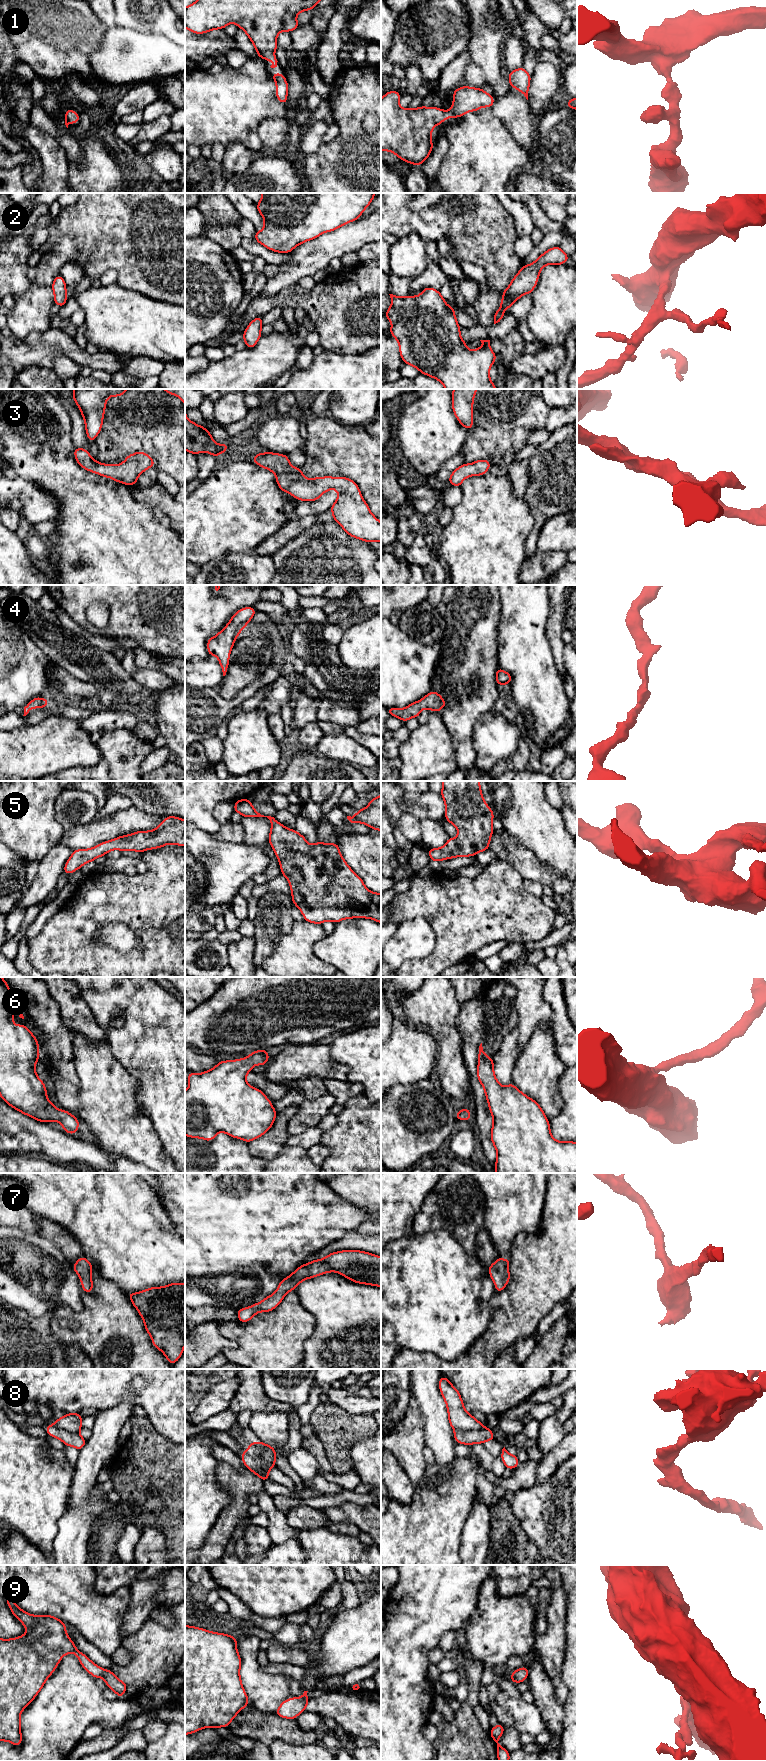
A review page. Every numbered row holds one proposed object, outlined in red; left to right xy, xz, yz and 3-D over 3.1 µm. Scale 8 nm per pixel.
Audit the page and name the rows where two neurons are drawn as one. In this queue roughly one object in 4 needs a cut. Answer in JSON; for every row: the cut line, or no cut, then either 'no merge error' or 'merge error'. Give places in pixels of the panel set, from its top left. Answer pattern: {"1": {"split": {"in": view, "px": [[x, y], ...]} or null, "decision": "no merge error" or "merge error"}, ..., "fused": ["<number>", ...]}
{"1": {"split": null, "decision": "no merge error"}, "2": {"split": null, "decision": "no merge error"}, "3": {"split": null, "decision": "no merge error"}, "4": {"split": null, "decision": "no merge error"}, "5": {"split": null, "decision": "no merge error"}, "6": {"split": null, "decision": "no merge error"}, "7": {"split": null, "decision": "no merge error"}, "8": {"split": {"in": "xz", "px": [[262, 1443], [260, 1458], [265, 1463], [274, 1464]]}, "decision": "merge error"}, "9": {"split": null, "decision": "no merge error"}, "fused": ["8"]}

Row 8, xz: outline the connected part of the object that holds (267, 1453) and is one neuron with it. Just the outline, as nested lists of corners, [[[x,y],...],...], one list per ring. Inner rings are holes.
[[[263,1443],[260,1448],[260,1457],[265,1464],[275,1464],[276,1451],[272,1446]]]

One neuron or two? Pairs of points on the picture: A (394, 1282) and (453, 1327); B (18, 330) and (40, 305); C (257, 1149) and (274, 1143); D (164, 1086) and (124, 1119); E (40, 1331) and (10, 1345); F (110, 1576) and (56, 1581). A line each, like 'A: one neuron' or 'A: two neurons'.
A: one neuron
B: one neuron
C: one neuron
D: two neurons
E: one neuron
F: two neurons

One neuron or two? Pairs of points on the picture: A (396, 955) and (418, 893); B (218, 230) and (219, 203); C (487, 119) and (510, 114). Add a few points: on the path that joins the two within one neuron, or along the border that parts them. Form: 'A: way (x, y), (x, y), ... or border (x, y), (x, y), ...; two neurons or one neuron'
A: border (399, 925), (408, 919), (422, 916), (431, 927); two neurons
B: way (219, 223), (219, 210); one neuron
C: border (490, 108), (511, 135); two neurons

